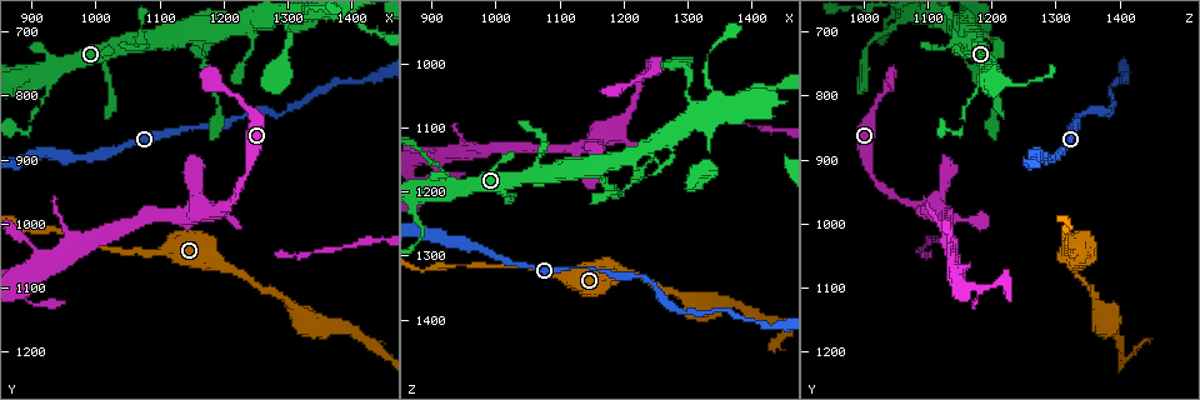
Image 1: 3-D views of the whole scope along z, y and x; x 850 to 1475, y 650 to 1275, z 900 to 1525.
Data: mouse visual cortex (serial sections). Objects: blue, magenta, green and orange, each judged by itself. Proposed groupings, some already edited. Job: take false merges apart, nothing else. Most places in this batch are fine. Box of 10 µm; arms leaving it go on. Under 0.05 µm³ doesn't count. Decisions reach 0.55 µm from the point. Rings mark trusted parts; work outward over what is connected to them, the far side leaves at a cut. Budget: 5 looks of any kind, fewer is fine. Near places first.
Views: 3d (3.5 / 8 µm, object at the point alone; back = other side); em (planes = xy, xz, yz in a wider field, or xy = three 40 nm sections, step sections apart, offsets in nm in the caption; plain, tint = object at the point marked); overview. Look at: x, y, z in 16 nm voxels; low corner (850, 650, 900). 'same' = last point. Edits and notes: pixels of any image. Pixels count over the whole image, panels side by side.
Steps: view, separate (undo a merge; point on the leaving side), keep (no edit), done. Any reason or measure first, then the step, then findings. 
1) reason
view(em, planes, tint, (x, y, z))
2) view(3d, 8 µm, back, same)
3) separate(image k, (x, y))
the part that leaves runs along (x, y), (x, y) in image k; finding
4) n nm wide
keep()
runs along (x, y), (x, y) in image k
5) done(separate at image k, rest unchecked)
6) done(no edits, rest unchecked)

view(3d, 3.5 µm, (1130, 990, 1155))

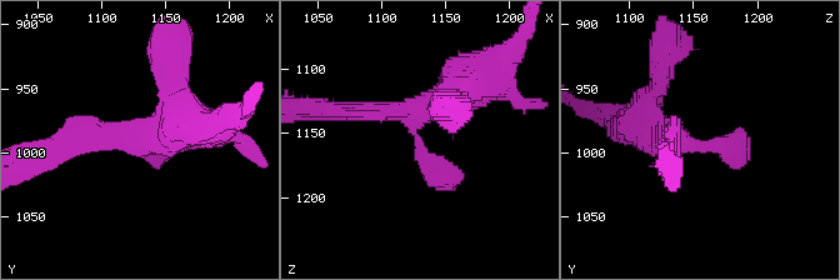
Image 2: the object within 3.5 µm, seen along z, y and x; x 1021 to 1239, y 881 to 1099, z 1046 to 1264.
shape alone is not enough
view(em, planes, tint, (1128, 996, 1158))

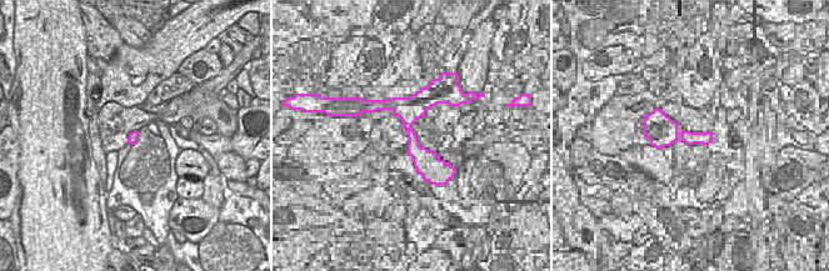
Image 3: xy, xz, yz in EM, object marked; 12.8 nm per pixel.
keep()
runs along (646, 129), (685, 144), (740, 148) in image 2; one cell here

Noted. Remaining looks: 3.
calibre changes
view(3d, 8 µm, (1315, 1130, 1365))

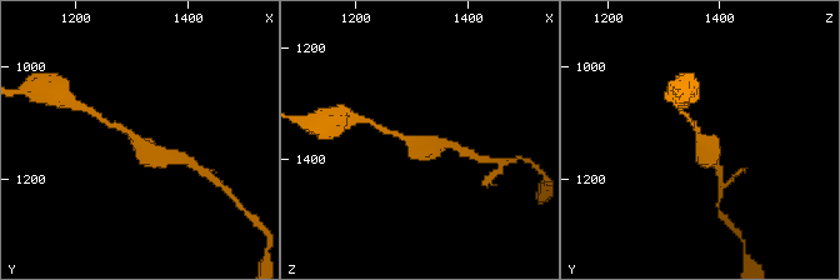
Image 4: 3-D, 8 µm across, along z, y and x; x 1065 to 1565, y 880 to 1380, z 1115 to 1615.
view(em, xy, step 2, tint, same)

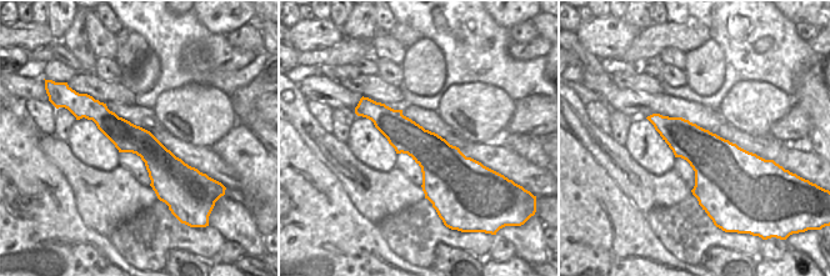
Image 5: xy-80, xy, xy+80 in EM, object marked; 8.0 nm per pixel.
keep()
runs along (109, 124), (154, 155), (170, 158) in image 4; all the same cell

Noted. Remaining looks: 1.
done(no edits, rest unchecked)

